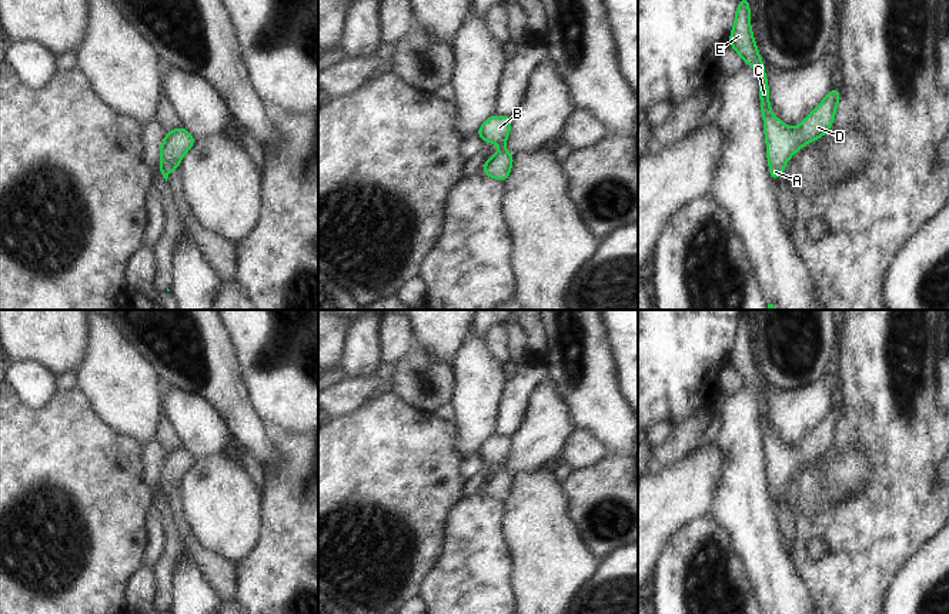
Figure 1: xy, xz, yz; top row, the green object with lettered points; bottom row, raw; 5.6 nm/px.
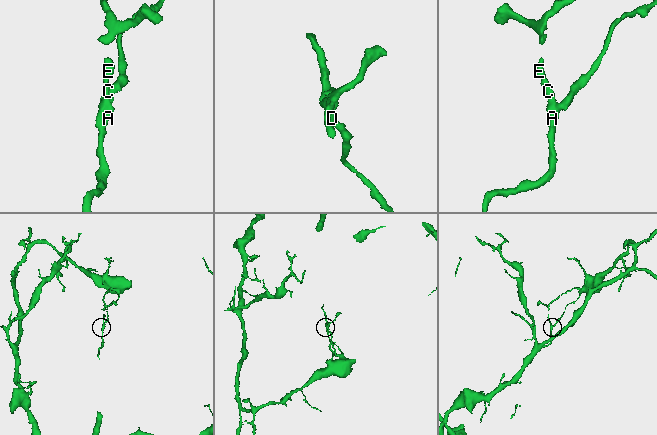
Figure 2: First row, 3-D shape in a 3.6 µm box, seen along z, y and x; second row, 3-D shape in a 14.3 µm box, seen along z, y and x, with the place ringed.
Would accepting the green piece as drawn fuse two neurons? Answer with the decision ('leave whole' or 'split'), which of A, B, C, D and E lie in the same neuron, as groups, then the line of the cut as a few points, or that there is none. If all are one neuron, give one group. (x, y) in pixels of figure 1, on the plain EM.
leave whole; A B C D E; no cut

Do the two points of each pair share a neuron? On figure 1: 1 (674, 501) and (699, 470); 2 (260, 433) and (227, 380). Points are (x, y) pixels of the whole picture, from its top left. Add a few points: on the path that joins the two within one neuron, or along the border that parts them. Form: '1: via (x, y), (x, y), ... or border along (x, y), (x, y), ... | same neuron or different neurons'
1: via (679, 494), (695, 477) | same neuron
2: via (247, 420), (234, 407), (227, 393) | same neuron

